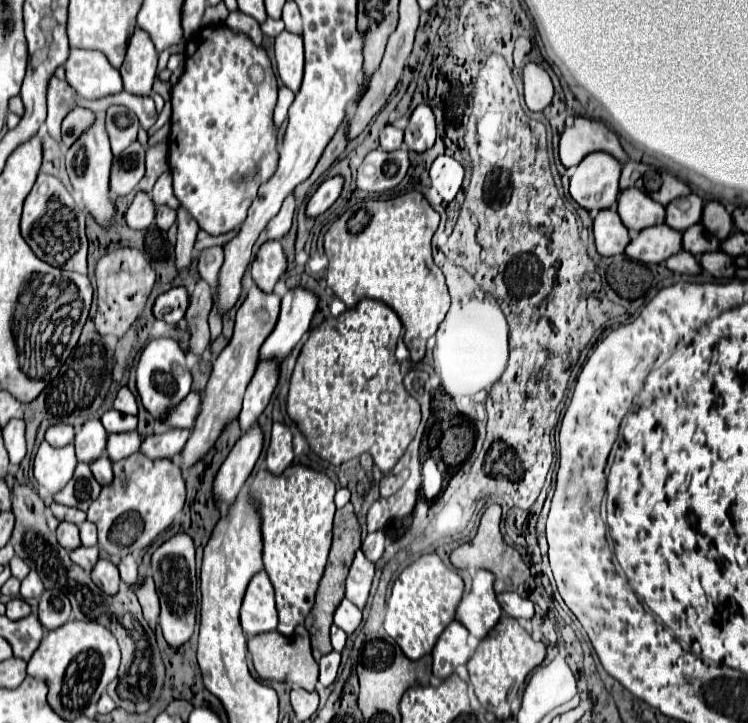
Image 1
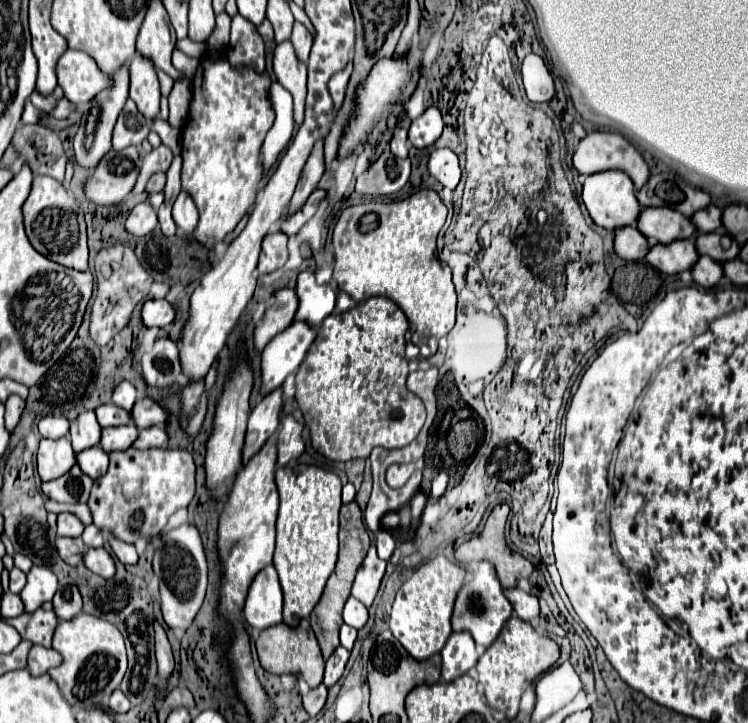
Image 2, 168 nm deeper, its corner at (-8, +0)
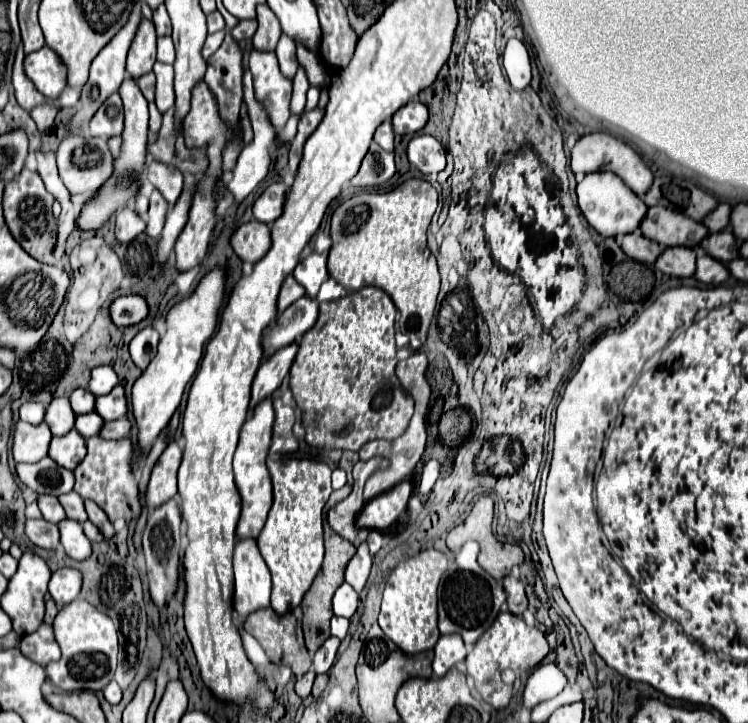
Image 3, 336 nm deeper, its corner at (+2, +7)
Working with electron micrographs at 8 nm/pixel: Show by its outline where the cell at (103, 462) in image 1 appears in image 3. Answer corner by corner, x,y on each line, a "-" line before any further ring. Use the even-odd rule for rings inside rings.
75,429
63,435
61,439
53,437
49,457
53,457
57,463
73,471
75,465
81,463
81,459
85,457
85,439

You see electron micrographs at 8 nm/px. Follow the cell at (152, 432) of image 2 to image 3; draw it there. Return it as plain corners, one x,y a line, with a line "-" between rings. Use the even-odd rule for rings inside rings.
117,419
105,423
105,427
99,433
103,439
125,439
131,435
131,421
129,419

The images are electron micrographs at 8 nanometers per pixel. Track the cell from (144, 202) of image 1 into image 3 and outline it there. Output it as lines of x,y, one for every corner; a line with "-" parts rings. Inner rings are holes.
121,209
117,211
117,227
115,227
115,235
121,243
129,243
133,241
139,233
145,231
145,221
139,217
139,213
135,209

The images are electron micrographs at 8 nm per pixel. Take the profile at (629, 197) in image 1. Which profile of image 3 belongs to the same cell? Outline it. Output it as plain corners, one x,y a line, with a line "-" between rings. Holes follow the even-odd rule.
649,207
639,229
647,239
663,247
699,247
699,241
709,233
703,223
689,221
683,213
661,207

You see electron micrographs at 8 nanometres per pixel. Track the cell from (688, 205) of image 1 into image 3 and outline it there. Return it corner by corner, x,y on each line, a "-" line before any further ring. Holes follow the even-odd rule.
719,203
713,213
709,213
709,217
705,217
703,225
709,229
709,233
717,233
723,227
729,225
729,213
731,213
731,205
727,203

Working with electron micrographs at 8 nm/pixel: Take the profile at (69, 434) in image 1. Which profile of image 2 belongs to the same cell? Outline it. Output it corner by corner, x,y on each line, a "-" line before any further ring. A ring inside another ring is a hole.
43,416
37,428
43,438
59,438
59,436
67,436
69,420
63,416

